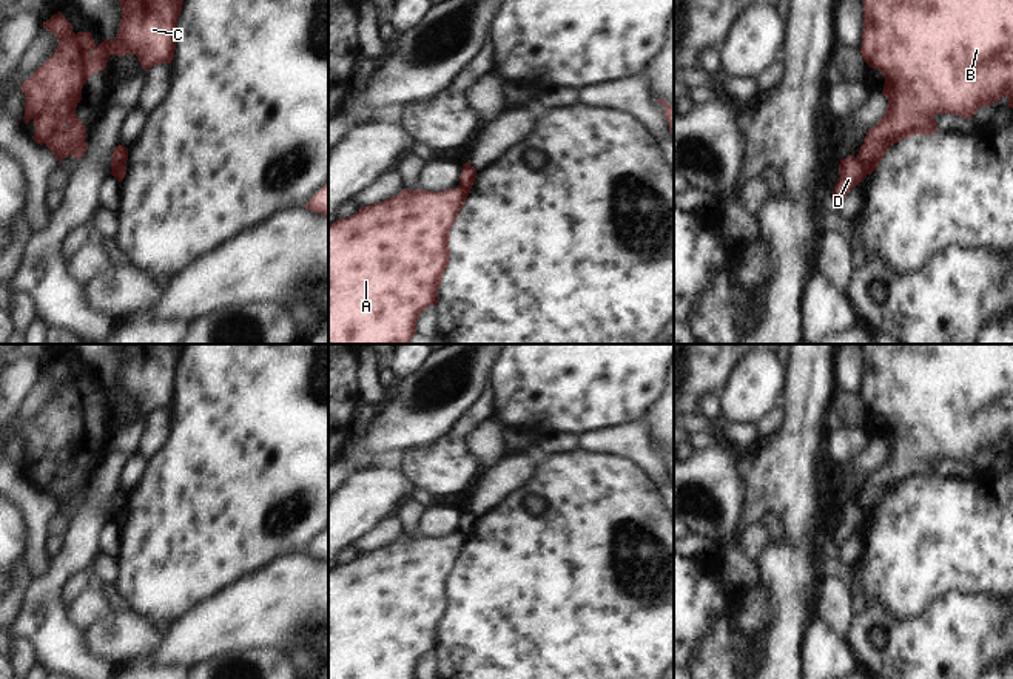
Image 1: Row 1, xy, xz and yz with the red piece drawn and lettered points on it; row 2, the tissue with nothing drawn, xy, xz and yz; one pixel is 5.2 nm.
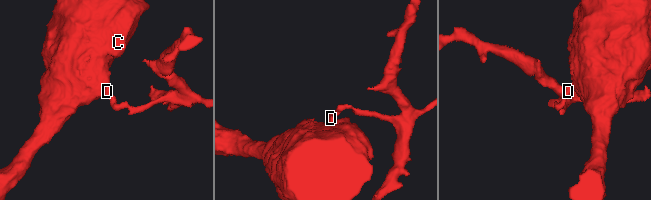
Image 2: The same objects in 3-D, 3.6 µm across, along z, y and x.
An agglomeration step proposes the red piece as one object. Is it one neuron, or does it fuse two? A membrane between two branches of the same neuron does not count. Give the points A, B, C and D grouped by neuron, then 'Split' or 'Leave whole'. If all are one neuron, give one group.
Groups: A B C / D. Split

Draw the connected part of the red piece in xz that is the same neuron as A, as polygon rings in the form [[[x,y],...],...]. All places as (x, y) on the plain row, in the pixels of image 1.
[[[470,534],[407,535],[328,571],[328,679],[416,679],[419,659],[436,651],[439,631],[450,608],[450,576]]]

